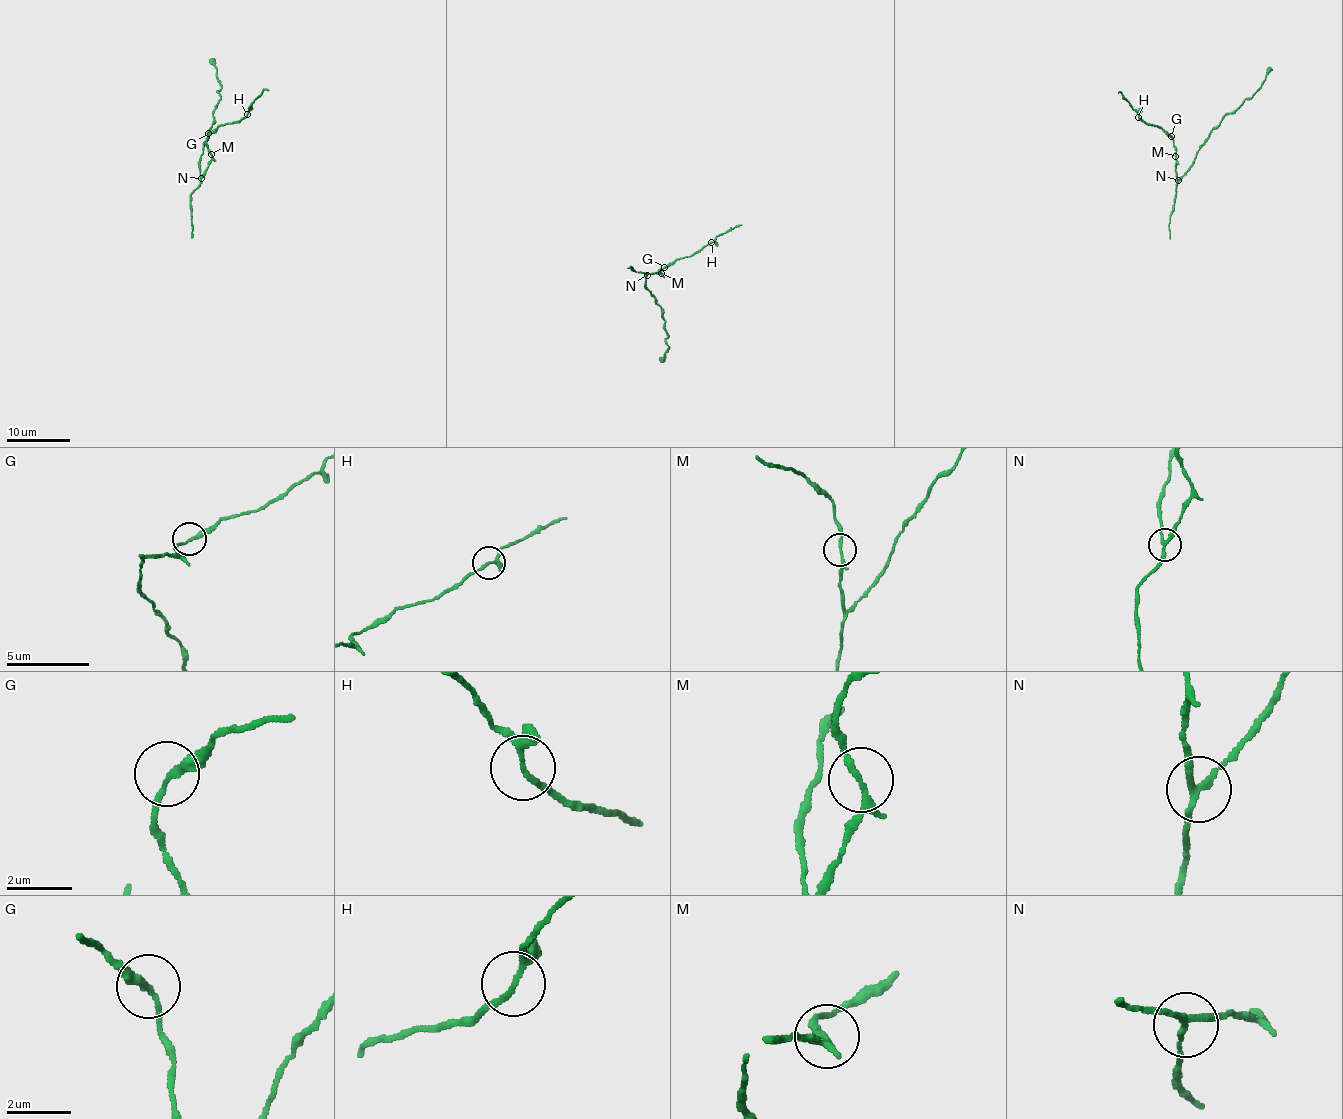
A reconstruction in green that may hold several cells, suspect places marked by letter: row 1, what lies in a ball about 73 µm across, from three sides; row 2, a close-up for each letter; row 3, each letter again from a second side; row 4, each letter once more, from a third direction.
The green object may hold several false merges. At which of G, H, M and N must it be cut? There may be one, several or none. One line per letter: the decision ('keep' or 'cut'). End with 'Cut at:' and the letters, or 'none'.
G: keep
H: keep
M: keep
N: cut
Cut at: N

